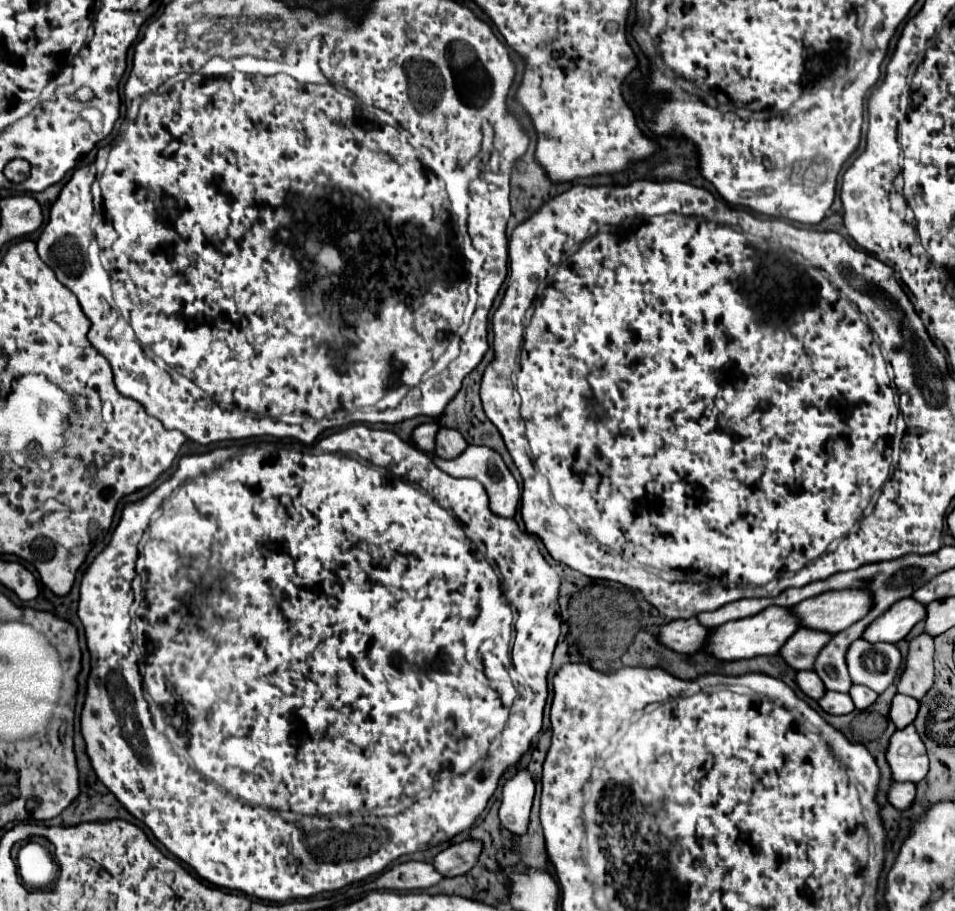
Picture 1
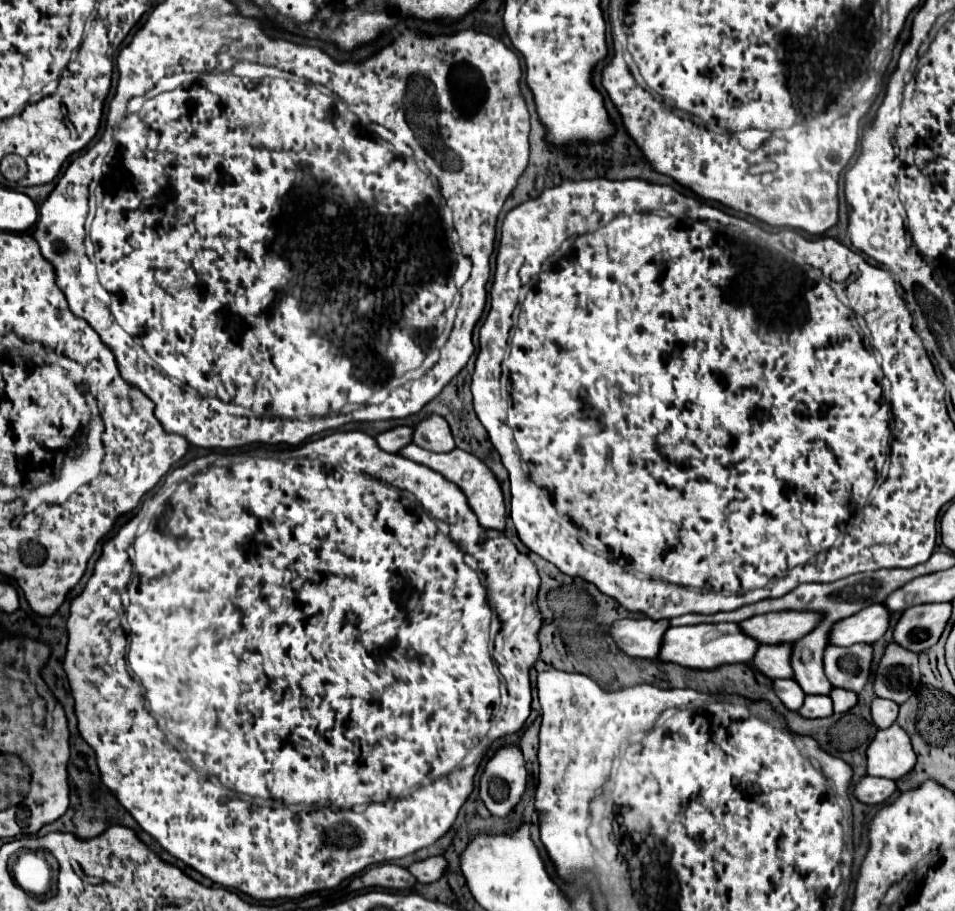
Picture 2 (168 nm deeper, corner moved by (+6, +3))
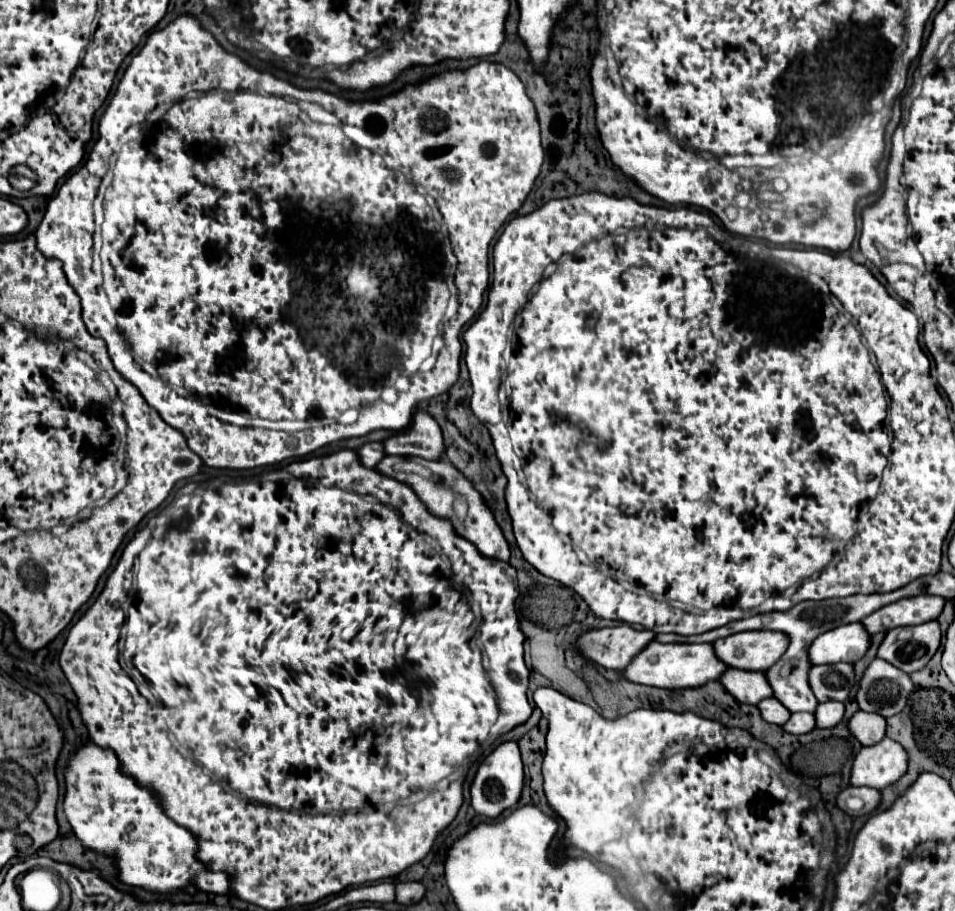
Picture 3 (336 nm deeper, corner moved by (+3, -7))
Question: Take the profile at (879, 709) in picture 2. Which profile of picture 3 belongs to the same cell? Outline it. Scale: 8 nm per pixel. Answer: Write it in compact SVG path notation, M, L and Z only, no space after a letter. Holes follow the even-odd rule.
M856 712L850 720L850 730L864 746L874 746L886 736L886 718L876 712Z

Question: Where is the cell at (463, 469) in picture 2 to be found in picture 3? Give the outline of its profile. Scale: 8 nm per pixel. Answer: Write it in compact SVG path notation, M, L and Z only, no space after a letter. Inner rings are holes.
M386 456L376 466L376 470L386 474L386 476L392 476L392 478L408 484L408 486L412 486L414 492L420 496L420 500L424 500L426 508L430 508L430 512L434 512L434 516L452 520L456 532L460 536L464 536L466 540L470 540L472 544L476 544L476 548L480 550L482 556L498 558L498 560L508 560L510 558L510 546L508 546L500 526L496 524L490 506L486 504L486 500L482 500L482 494L474 488L474 484L470 484L470 480L462 478L460 472L454 468L454 464L450 464L448 460L430 462L430 460L424 460L424 458ZM402 460L412 462L416 468L414 470L402 470L400 468Z

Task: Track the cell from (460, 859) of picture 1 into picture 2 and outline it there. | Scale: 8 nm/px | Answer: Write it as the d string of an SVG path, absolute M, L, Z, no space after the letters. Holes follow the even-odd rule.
M433 856L433 858L427 858L427 860L421 860L421 862L415 862L409 866L409 872L415 876L417 882L421 884L429 884L429 882L435 882L439 880L439 876L443 874L447 862L443 856Z

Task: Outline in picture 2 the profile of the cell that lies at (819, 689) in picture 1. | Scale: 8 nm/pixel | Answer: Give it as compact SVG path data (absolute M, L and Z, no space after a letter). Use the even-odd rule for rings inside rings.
M775 680L773 682L773 690L777 694L777 698L785 704L785 708L789 710L799 710L799 706L803 704L803 690L799 690L799 686L795 686L795 680Z

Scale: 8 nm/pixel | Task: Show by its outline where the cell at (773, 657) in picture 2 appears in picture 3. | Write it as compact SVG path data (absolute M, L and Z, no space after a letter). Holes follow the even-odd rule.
M730 668L720 676L724 688L746 704L758 704L764 698L770 698L770 684L766 684L766 672L742 672L740 668Z

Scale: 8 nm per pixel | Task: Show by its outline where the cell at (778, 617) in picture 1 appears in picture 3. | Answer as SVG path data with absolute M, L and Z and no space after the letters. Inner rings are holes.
M652 642L648 644L630 664L624 668L624 676L630 682L646 684L646 686L658 686L658 688L696 688L706 682L718 680L722 672L726 672L726 664L722 664L714 656L714 646L710 642L704 644L662 644Z

